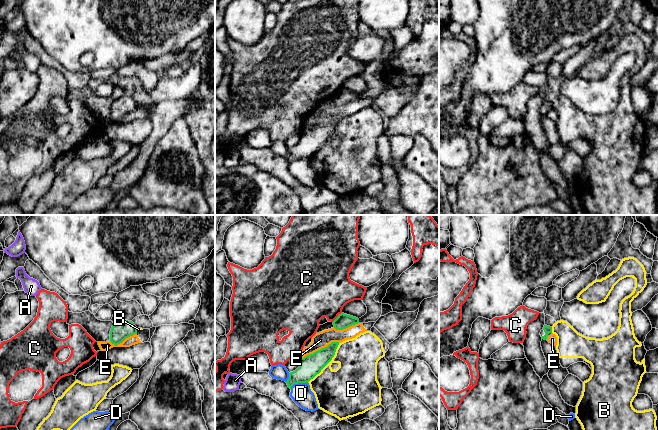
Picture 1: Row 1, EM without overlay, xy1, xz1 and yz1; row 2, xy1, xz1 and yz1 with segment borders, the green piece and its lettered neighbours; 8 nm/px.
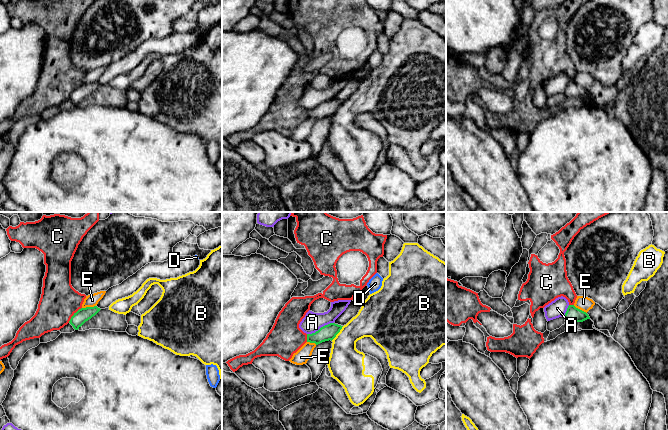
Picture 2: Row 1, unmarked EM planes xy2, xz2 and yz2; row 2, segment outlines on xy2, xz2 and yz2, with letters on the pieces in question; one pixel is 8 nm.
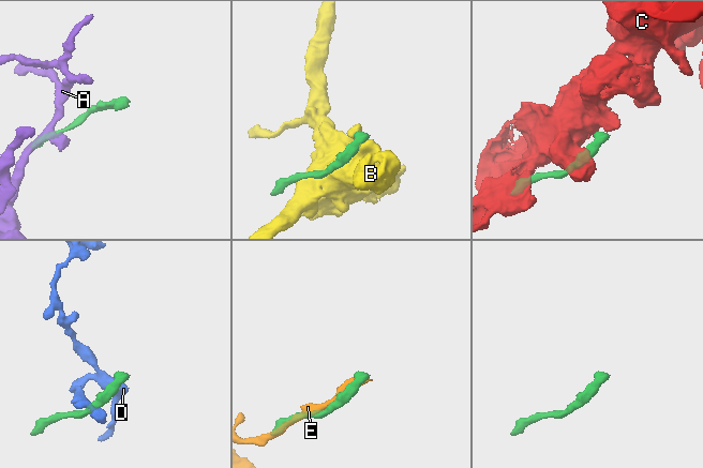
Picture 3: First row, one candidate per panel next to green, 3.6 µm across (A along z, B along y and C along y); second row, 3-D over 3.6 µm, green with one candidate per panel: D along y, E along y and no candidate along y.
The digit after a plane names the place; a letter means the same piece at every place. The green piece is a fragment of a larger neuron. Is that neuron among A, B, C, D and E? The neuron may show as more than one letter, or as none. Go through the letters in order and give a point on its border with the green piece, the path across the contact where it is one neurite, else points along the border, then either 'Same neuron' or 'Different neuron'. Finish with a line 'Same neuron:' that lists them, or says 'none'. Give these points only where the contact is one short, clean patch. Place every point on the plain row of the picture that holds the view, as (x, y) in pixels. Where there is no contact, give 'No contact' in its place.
A: Touches green at xz2 (321, 103). Boundary: xz2 (333, 98), (307, 110). Different neuron
B: Touches green at xz1 (328, 138). Different neuron
C: Touches green at xy2 (73, 91). Different neuron
D: Touches green at xz1 (298, 158). Boundary: xz1 (307, 157), (295, 159), (290, 164). Different neuron
E: Touches green at xz1 (320, 125). Different neuron
Same neuron: none

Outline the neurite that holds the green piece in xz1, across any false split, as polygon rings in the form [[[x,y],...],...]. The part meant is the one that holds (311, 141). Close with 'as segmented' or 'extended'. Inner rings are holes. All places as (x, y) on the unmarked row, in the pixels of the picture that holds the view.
[[[332,118],[327,123],[301,134],[299,143],[289,149],[286,157],[288,163],[291,165],[294,160],[307,159],[319,150],[334,133],[338,121],[339,118]]]; as segmented

